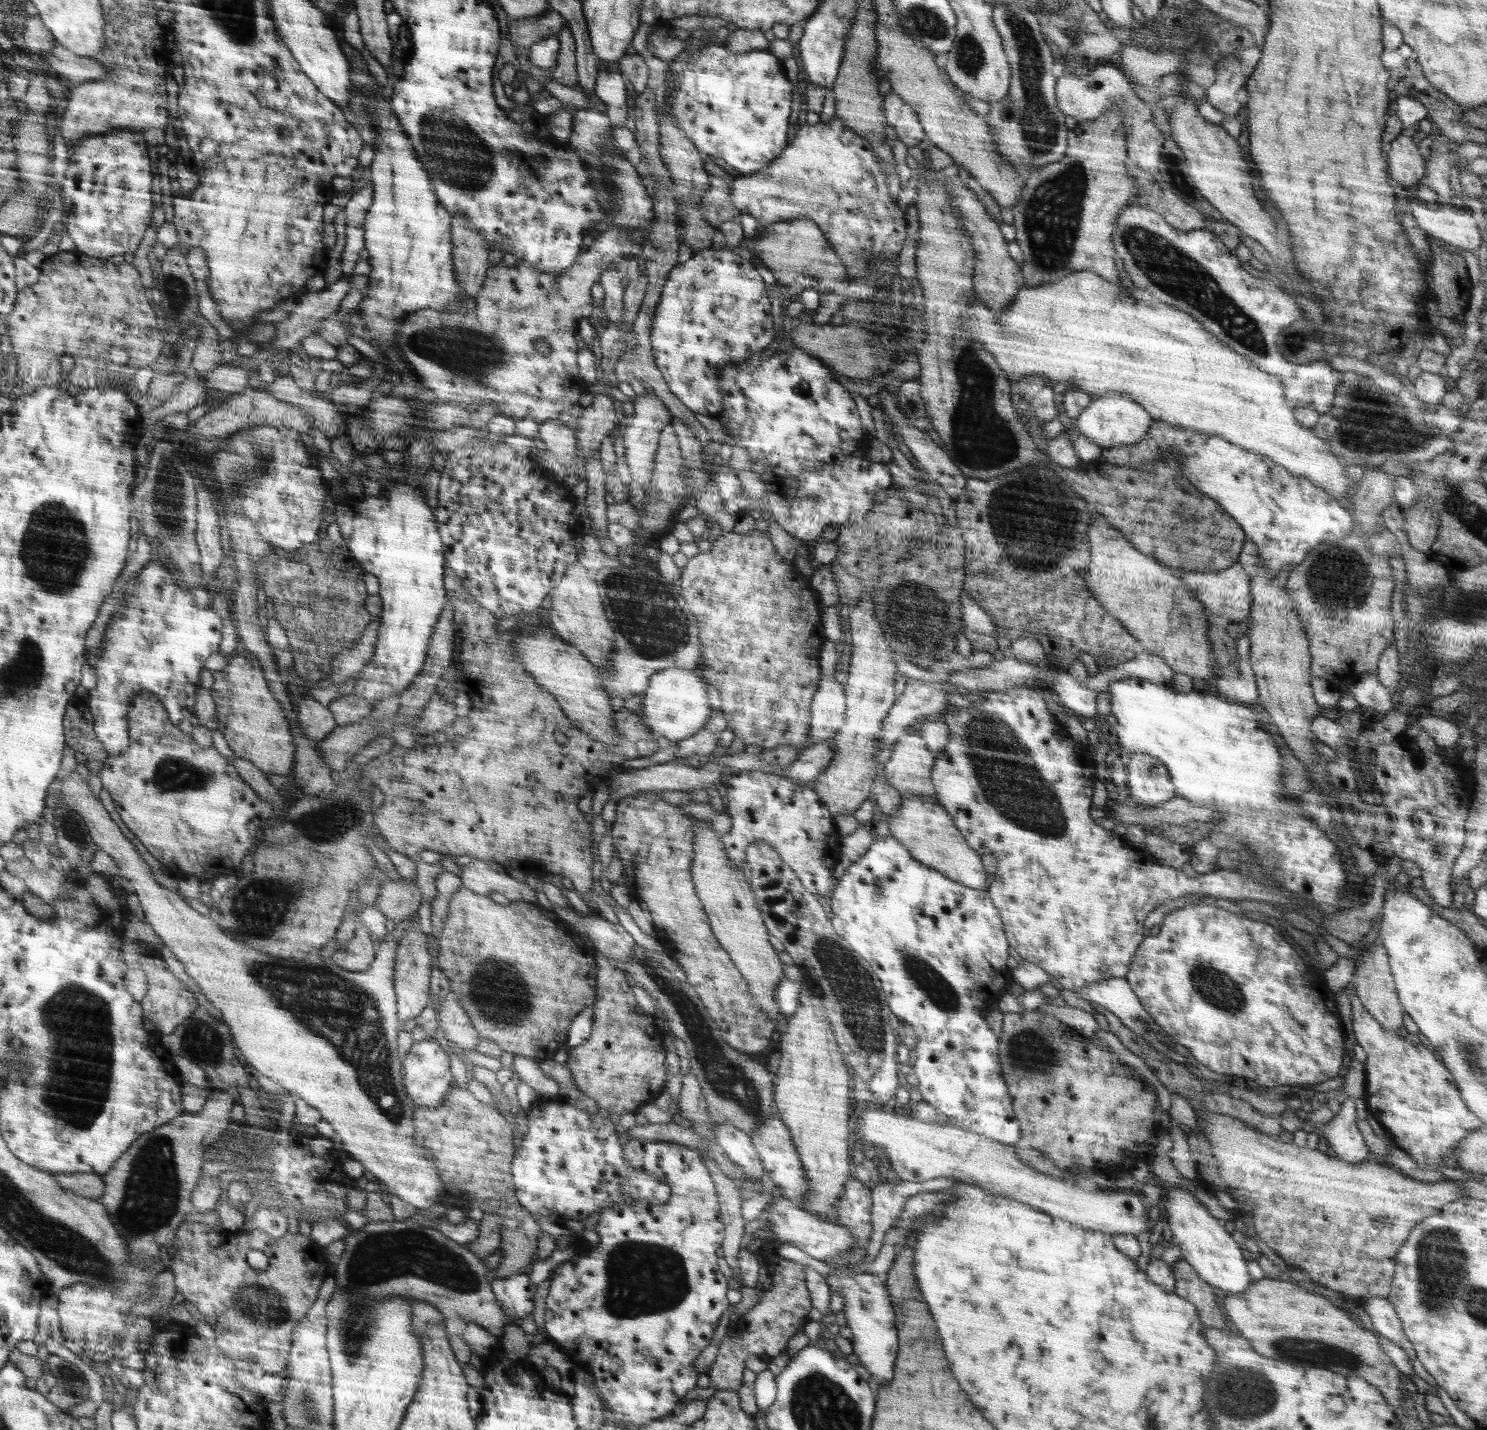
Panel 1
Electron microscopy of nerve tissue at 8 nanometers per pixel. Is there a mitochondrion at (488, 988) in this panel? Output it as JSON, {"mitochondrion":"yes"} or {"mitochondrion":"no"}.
{"mitochondrion":"yes"}

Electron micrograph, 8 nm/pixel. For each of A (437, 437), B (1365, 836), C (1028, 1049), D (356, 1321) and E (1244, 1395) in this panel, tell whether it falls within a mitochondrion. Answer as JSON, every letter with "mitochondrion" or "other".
{"A":"other","B":"mitochondrion","C":"mitochondrion","D":"mitochondrion","E":"mitochondrion"}

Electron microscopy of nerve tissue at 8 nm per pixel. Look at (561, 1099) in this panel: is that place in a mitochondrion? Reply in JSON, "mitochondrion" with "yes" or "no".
{"mitochondrion":"no"}

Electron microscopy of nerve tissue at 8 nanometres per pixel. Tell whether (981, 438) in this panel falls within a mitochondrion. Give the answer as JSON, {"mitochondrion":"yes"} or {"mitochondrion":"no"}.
{"mitochondrion":"yes"}

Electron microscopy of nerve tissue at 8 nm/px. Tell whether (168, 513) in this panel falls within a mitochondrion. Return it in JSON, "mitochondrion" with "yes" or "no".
{"mitochondrion":"yes"}

